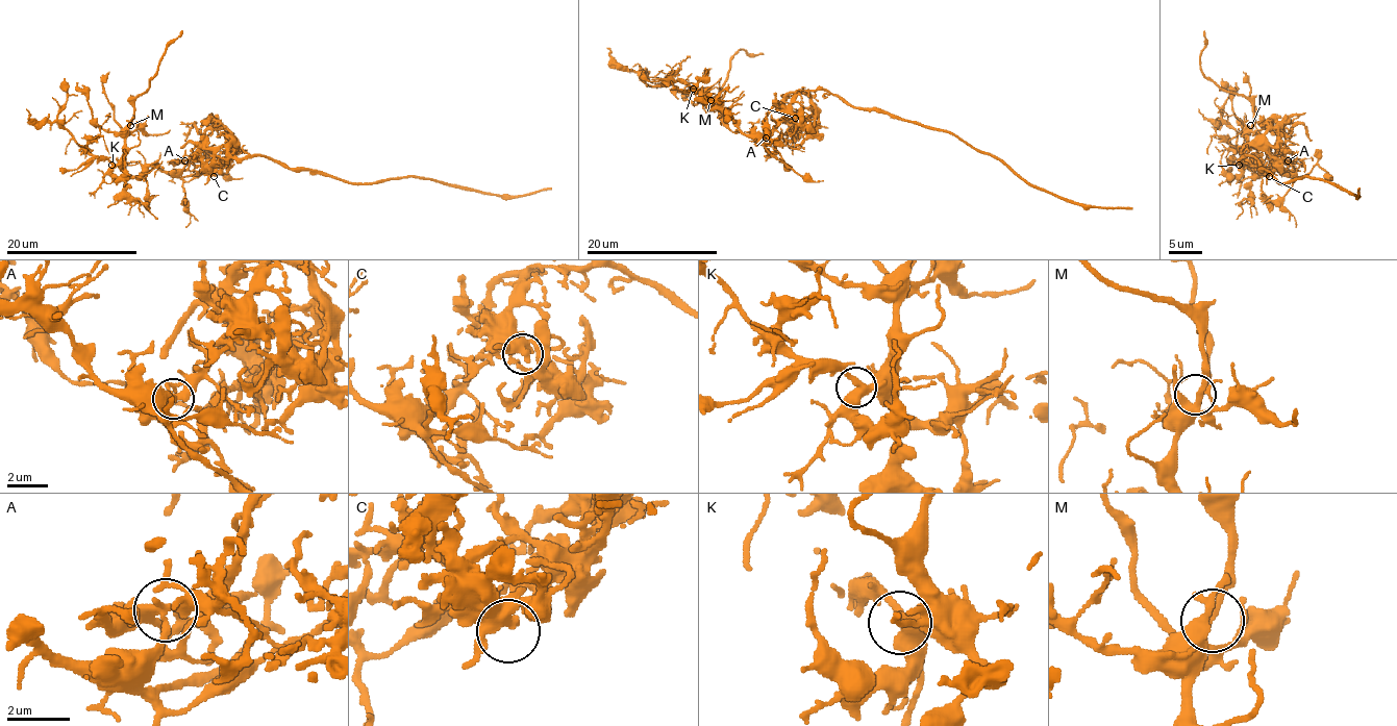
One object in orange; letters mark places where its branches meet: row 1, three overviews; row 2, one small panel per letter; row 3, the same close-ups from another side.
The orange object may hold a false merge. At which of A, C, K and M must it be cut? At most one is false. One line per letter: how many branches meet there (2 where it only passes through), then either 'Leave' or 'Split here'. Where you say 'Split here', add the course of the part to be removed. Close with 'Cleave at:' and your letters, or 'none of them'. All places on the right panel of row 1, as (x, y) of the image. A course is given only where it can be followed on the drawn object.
A: Branches: 3. Split here. Course of the part to remove: (1289, 159), (1255, 167), (1241, 158), (1257, 159), (1278, 183), (1312, 176), (1354, 196), (1360, 188)
C: Branches: 3. Leave
K: Branches: 3. Leave
M: Branches: 3. Leave
Cleave at: A

